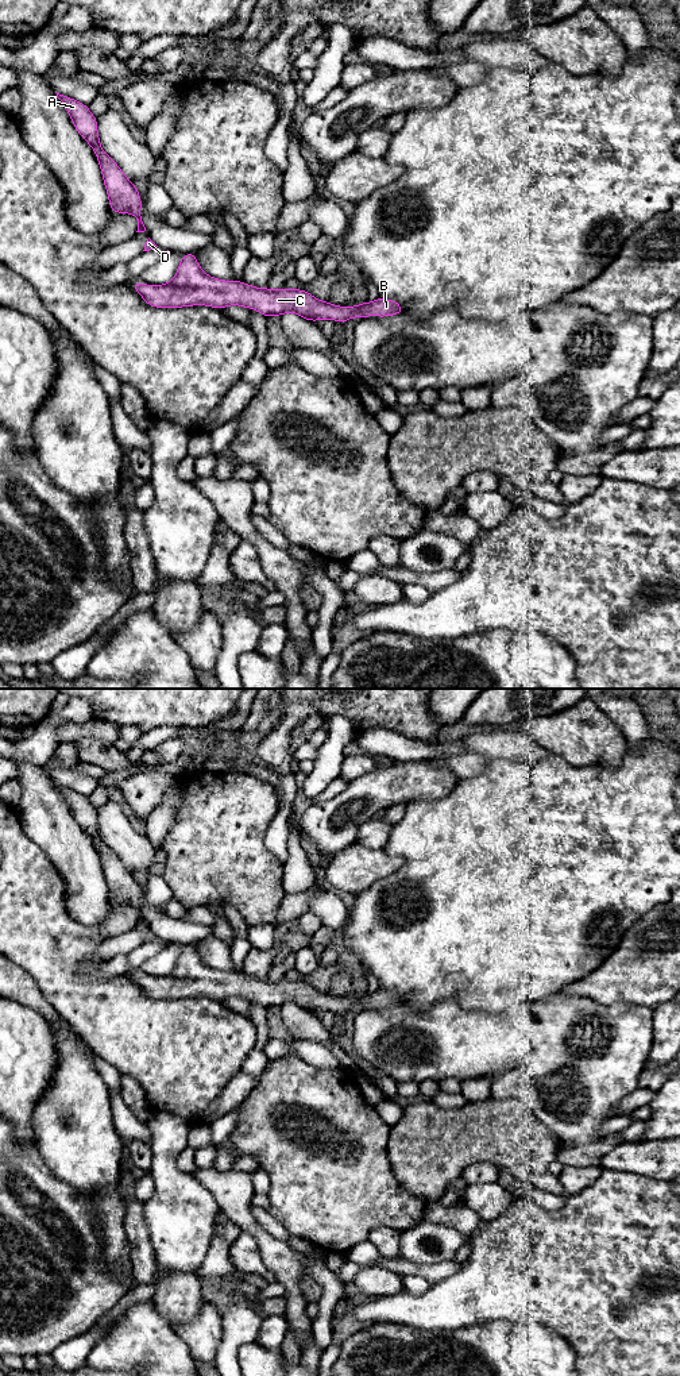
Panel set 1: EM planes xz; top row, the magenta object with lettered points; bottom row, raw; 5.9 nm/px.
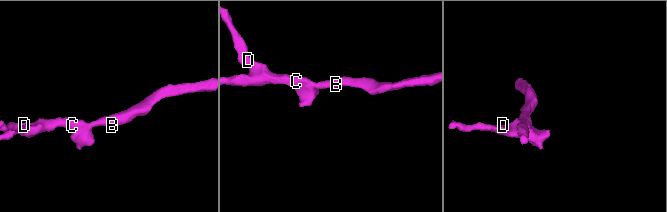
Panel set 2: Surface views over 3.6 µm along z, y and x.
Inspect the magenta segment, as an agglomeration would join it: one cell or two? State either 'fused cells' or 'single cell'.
single cell

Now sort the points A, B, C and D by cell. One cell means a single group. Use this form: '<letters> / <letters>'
A B C D

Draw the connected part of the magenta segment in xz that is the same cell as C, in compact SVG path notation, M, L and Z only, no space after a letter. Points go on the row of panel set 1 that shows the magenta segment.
M193 253L182 257L175 277L170 282L146 285L134 281L132 288L150 307L155 308L206 305L220 311L228 305L242 305L266 317L294 312L309 321L332 319L340 323L351 317L385 317L403 313L403 307L397 301L380 297L374 302L363 301L356 307L339 307L320 301L304 289L270 290L267 286L254 288L243 281L213 278L202 271Z

